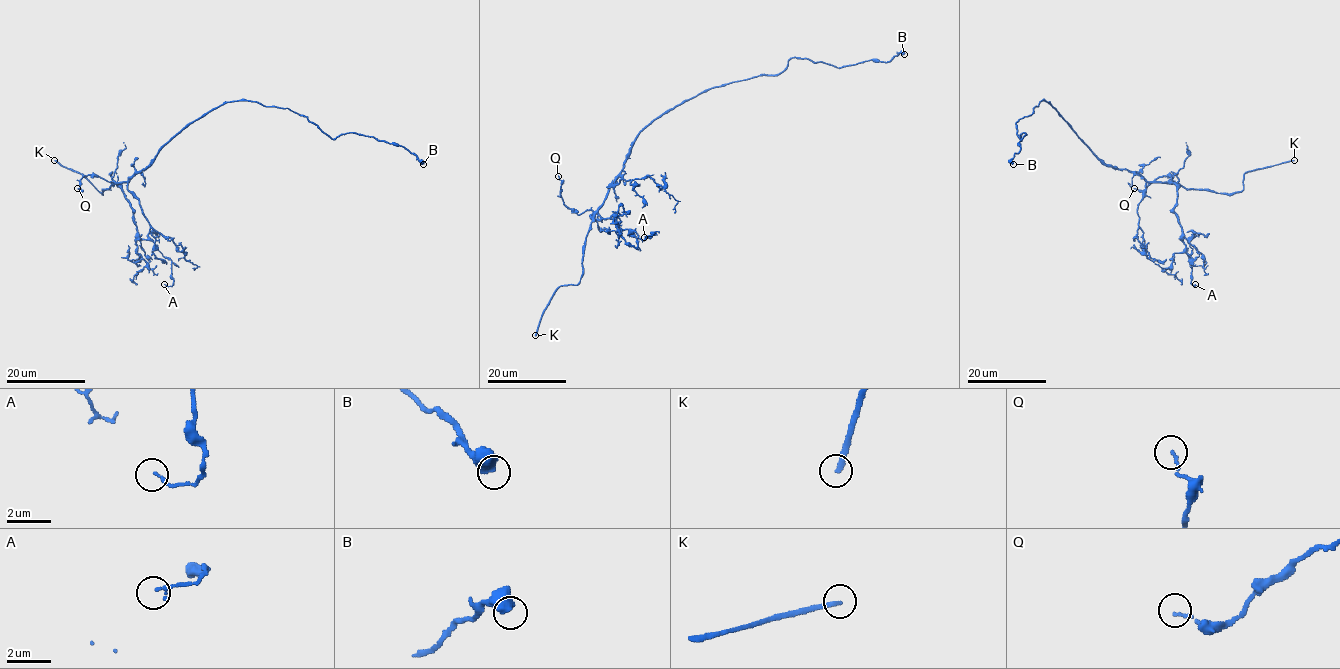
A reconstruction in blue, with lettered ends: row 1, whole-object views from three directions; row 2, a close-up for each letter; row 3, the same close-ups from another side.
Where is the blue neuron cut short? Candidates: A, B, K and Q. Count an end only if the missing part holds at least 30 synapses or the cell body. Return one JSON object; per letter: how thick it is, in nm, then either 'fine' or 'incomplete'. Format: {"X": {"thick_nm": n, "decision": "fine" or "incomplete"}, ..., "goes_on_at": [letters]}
{"A": {"thick_nm": 150, "decision": "fine"}, "B": {"thick_nm": 550, "decision": "fine"}, "K": {"thick_nm": 240, "decision": "incomplete"}, "Q": {"thick_nm": 130, "decision": "fine"}, "goes_on_at": ["K"]}

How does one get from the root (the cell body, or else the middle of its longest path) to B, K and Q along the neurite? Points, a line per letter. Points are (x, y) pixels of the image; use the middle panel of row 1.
B: (662, 114), (708, 89), (776, 75), (792, 57), (840, 67), (868, 60), (889, 62), (904, 54)
K: (662, 114), (634, 141), (625, 167), (597, 210), (585, 240), (580, 281), (562, 285), (555, 292), (535, 335)
Q: (662, 114), (634, 141), (625, 167), (597, 210), (577, 215), (569, 209), (561, 195), (558, 176)

